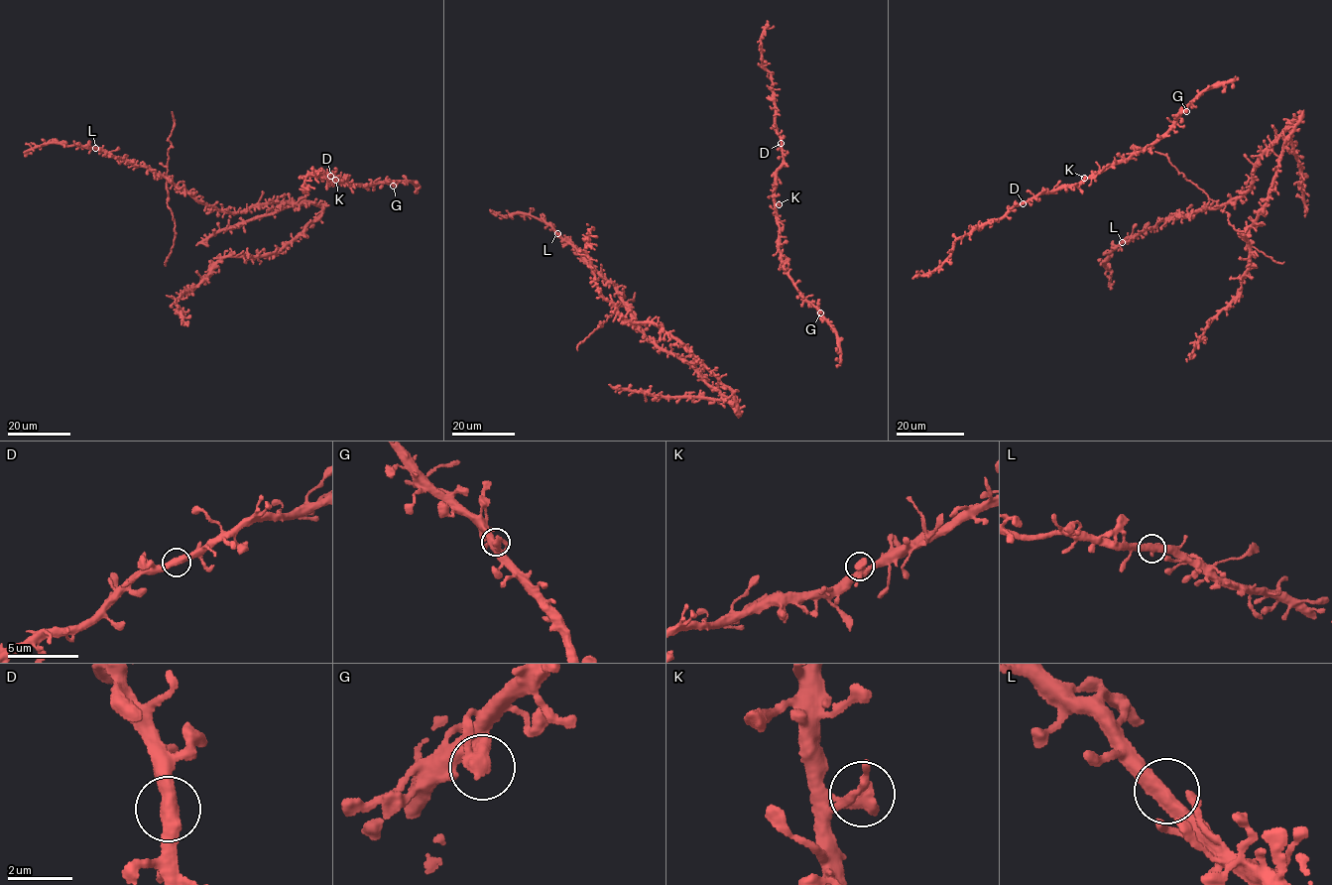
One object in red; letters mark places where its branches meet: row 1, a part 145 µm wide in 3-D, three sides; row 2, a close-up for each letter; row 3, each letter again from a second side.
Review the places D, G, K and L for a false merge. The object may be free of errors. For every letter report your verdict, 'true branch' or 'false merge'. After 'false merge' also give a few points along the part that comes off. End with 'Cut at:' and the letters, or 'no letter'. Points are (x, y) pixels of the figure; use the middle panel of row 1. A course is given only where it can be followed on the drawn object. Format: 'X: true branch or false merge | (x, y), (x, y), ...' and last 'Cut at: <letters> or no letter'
D: true branch
G: true branch
K: true branch
L: true branch
Cut at: no letter

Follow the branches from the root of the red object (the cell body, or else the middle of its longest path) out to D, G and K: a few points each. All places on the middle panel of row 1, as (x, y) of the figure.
D: (836, 366), (840, 358), (834, 328), (798, 290), (779, 248), (775, 193), (776, 174), (783, 159), (781, 143)
G: (836, 366), (840, 360), (839, 339), (820, 313)
K: (836, 366), (840, 358), (834, 328), (798, 290), (784, 267), (779, 248), (776, 207), (779, 204)

